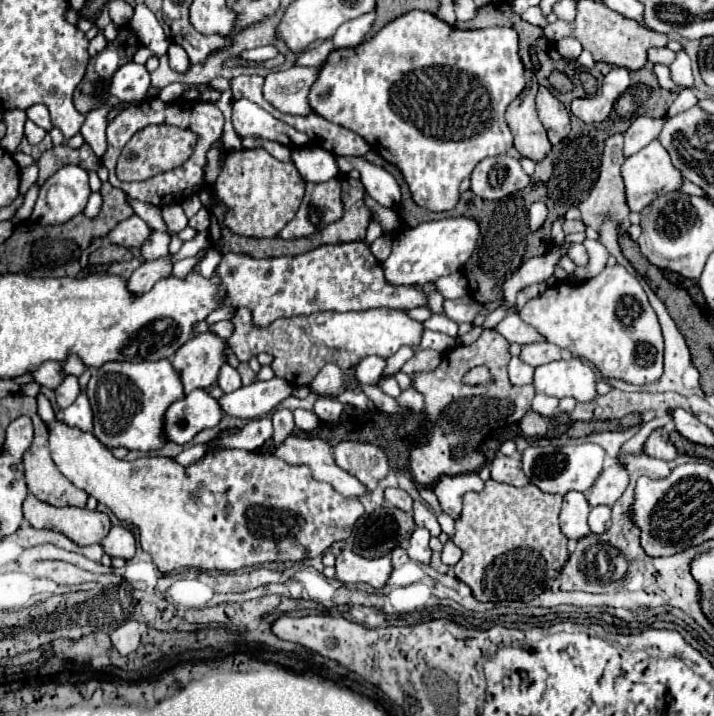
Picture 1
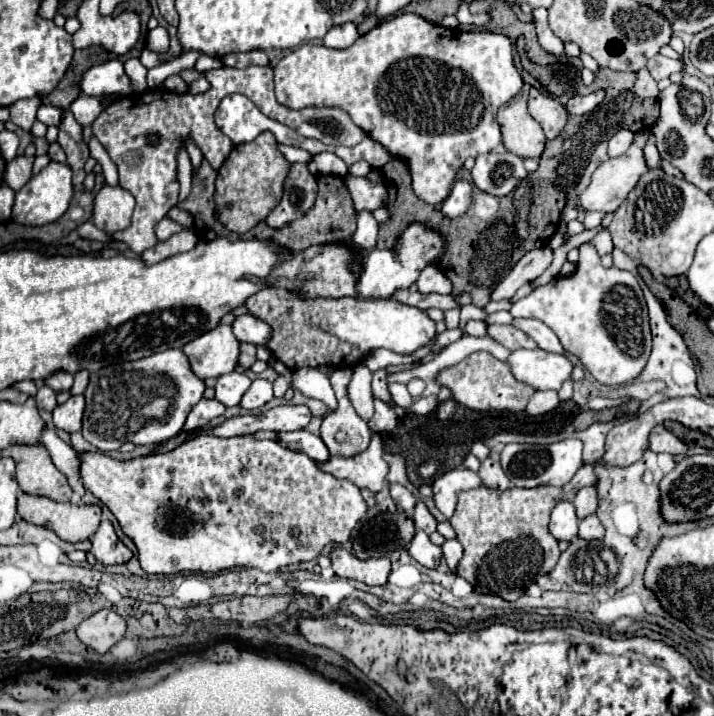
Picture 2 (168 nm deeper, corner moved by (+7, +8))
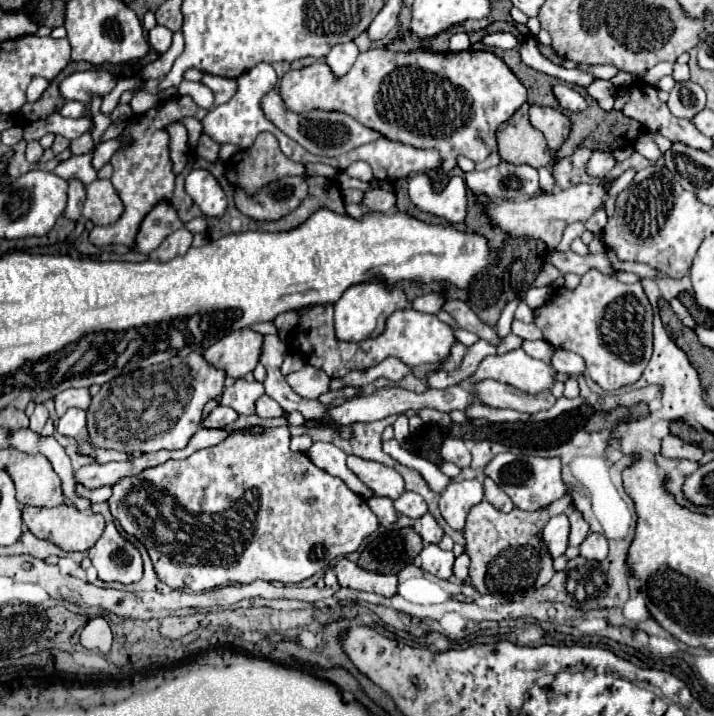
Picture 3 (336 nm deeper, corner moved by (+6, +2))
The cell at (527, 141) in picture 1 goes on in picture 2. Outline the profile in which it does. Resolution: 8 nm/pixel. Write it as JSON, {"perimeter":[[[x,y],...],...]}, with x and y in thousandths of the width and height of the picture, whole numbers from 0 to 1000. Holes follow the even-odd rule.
{"perimeter":[[[741,119],[699,152],[696,172],[702,175],[704,203],[710,211],[727,219],[758,219],[766,194],[758,175],[738,158],[738,135]]]}

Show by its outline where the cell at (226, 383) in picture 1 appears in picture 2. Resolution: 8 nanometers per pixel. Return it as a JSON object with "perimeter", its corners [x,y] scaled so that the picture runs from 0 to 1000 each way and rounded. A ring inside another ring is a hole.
{"perimeter":[[[332,518],[318,521],[304,529],[301,557],[318,568],[329,568],[338,563],[338,554],[349,543],[349,538],[352,538],[352,529],[343,521],[332,521]]]}

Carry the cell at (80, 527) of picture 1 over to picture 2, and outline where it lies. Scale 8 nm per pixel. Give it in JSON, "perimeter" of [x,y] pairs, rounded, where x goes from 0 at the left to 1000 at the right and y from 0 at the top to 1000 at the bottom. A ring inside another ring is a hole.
{"perimeter":[[[38,689],[27,691],[24,714],[35,728],[66,736],[83,753],[97,758],[127,753],[141,728],[139,705],[80,703],[66,694],[38,691]]]}

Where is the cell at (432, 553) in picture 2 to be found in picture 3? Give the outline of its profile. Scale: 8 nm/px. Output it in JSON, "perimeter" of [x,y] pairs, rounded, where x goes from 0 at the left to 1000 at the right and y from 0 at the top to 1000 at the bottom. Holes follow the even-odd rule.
{"perimeter":[[[597,761],[591,772],[585,775],[588,792],[616,809],[627,809],[633,803],[633,789],[636,789],[636,772],[633,770],[619,770],[613,761]]]}

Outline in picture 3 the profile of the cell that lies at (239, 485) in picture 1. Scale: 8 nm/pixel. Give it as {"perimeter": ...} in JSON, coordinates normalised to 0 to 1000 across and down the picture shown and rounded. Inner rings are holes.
{"perimeter":[[[403,594],[398,596],[387,596],[387,599],[375,599],[367,608],[322,608],[319,613],[314,613],[311,619],[300,622],[300,624],[289,624],[280,627],[275,633],[269,633],[266,638],[255,641],[255,644],[232,644],[227,649],[202,655],[196,663],[188,663],[185,669],[168,669],[168,675],[157,677],[157,694],[151,697],[151,708],[160,725],[168,728],[171,739],[190,750],[207,770],[218,806],[238,817],[241,823],[263,823],[263,825],[294,825],[303,823],[308,817],[317,814],[353,814],[359,809],[370,809],[370,811],[392,811],[392,814],[420,814],[431,806],[437,806],[445,797],[454,797],[468,781],[473,781],[476,775],[487,775],[493,770],[499,770],[504,764],[504,758],[510,756],[510,750],[515,750],[521,742],[527,742],[529,736],[529,722],[521,716],[521,711],[513,705],[513,700],[493,689],[485,675],[473,666],[465,666],[462,661],[457,661],[454,655],[443,652],[429,633],[412,633],[406,630],[408,606]]]}

